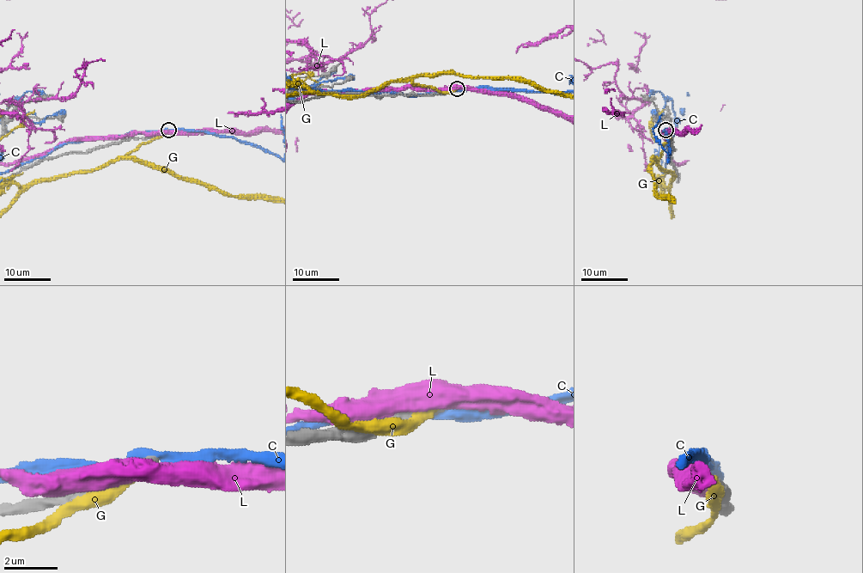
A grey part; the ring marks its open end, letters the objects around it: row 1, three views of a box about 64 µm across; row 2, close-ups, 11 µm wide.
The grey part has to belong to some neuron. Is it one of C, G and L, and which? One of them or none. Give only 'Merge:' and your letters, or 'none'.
Merge: none

